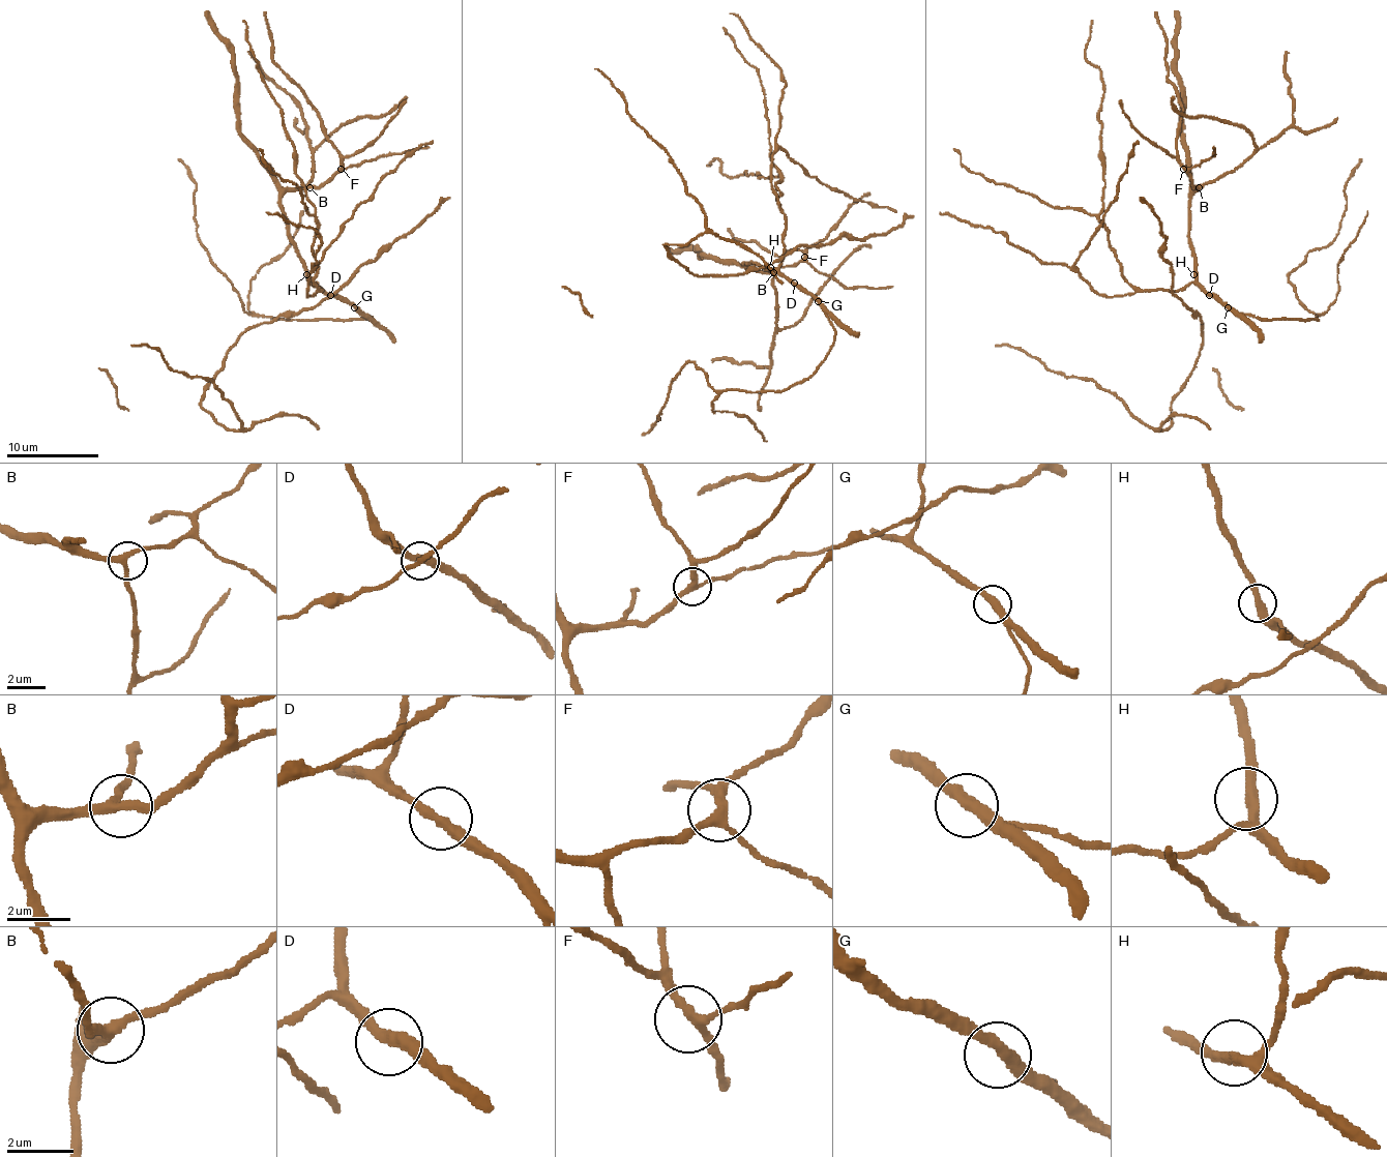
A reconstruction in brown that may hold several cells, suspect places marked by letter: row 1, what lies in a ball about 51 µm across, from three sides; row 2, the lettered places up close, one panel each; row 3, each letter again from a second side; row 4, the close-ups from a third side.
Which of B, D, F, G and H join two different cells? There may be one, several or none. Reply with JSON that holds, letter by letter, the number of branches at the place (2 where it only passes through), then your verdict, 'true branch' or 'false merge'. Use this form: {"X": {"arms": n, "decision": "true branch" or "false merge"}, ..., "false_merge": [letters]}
{"B": {"arms": 3, "decision": "true branch"}, "D": {"arms": 2, "decision": "true branch"}, "F": {"arms": 3, "decision": "true branch"}, "G": {"arms": 2, "decision": "true branch"}, "H": {"arms": 2, "decision": "true branch"}, "false_merge": []}

